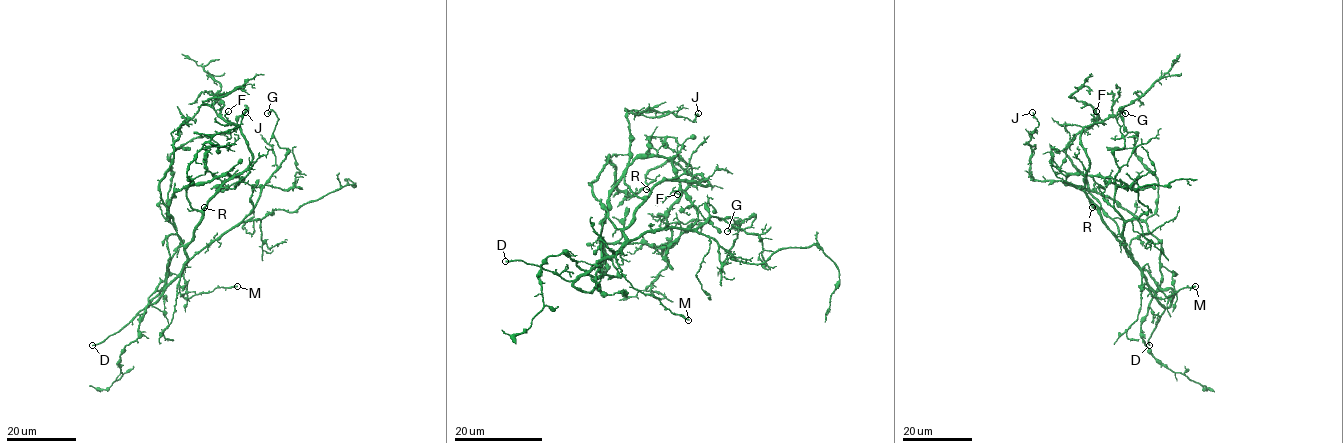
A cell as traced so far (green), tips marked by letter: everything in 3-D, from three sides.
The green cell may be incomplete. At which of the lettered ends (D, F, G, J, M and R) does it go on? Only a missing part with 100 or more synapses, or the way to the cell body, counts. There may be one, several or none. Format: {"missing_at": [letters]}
{"missing_at": ["D"]}

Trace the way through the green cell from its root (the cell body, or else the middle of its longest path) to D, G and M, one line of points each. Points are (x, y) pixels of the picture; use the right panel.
D: (1089, 200), (1140, 270), (1151, 294), (1164, 308), (1148, 339), (1149, 345)
G: (1089, 200), (1132, 259), (1123, 218), (1113, 207), (1113, 151), (1124, 146), (1115, 116), (1125, 113)
M: (1089, 200), (1138, 267), (1141, 284), (1152, 294), (1165, 299), (1183, 287), (1195, 286)

